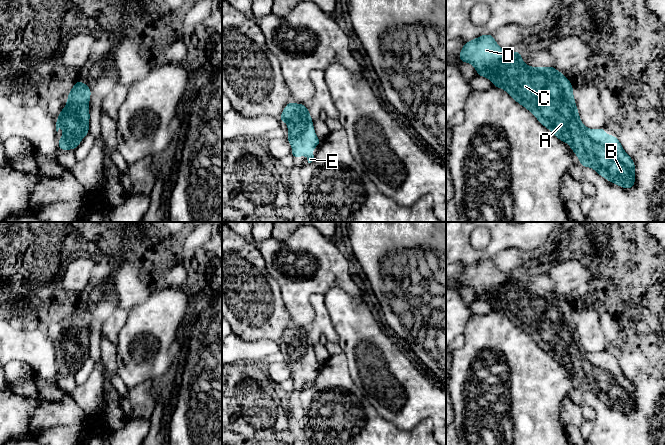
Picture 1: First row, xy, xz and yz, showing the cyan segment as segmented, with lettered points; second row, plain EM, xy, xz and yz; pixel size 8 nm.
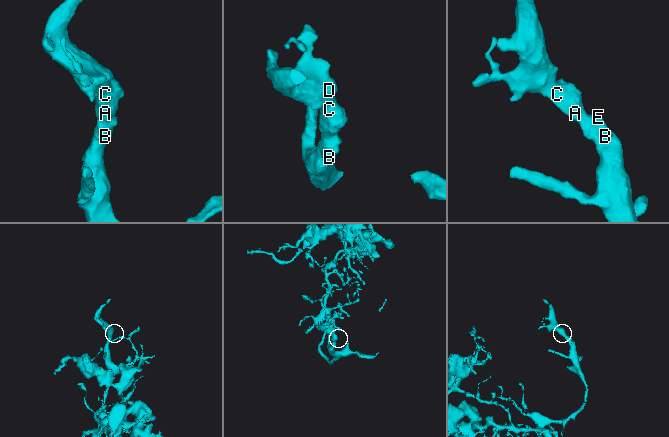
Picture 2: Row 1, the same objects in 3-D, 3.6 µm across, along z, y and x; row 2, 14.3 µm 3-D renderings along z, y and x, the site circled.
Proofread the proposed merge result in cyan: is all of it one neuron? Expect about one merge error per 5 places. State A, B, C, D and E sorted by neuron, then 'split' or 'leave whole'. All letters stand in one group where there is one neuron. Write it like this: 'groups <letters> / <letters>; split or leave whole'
groups A B C D E; leave whole

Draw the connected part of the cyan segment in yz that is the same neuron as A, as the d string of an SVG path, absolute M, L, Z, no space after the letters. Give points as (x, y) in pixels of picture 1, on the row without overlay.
M484 258L464 267L459 284L472 288L478 300L487 301L495 311L505 314L560 365L568 367L579 382L580 389L594 393L609 406L627 414L635 409L633 383L624 375L617 360L604 356L605 351L589 353L583 349L575 328L573 310L562 296L553 290L528 290L522 284L520 275L509 276L502 273L491 258Z

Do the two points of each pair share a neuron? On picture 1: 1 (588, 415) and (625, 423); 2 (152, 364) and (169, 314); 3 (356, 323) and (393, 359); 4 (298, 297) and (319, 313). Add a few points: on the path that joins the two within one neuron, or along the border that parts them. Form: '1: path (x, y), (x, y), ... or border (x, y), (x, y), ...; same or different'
1: border (583, 400), (595, 415), (590, 434); different
2: path (152, 352), (152, 331), (157, 326); same
3: path (365, 332), (384, 350); same
4: border (323, 293), (311, 296), (313, 320), (305, 328); different

